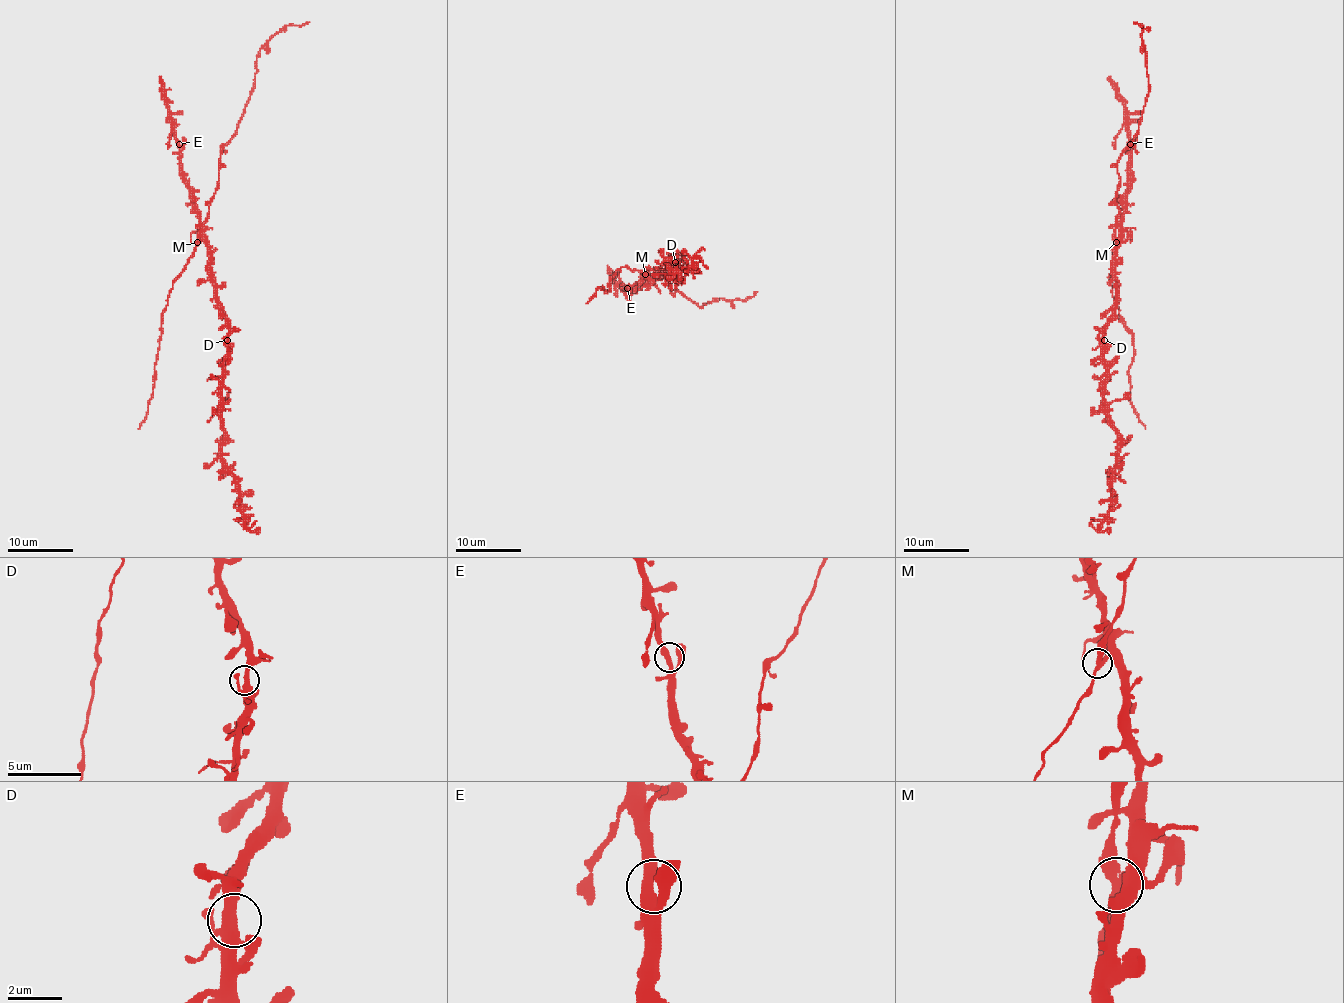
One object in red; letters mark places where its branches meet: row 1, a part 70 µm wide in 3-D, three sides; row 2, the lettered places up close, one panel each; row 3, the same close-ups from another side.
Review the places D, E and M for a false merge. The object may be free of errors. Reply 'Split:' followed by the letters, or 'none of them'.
Split: none of them

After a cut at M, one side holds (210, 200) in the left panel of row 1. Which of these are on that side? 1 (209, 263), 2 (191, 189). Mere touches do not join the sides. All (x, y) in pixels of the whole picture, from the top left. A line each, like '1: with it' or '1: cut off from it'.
1: cut off from it
2: cut off from it

